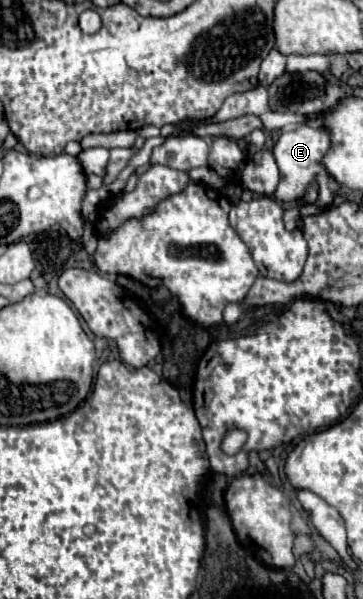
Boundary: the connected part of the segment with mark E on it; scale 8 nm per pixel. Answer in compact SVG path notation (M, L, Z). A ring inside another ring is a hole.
M305 123L305 125L299 125L295 131L281 133L281 137L277 139L277 143L273 147L273 155L275 155L275 161L277 161L279 171L281 171L281 181L279 181L279 187L275 191L275 199L279 199L281 203L297 201L297 199L301 199L305 195L305 191L311 185L311 181L317 181L319 183L319 199L313 205L301 207L303 217L319 213L327 205L331 205L333 193L329 191L329 185L327 185L331 181L331 177L327 175L327 171L321 165L321 157L327 151L329 151L329 131L325 127L321 127L321 125Z

